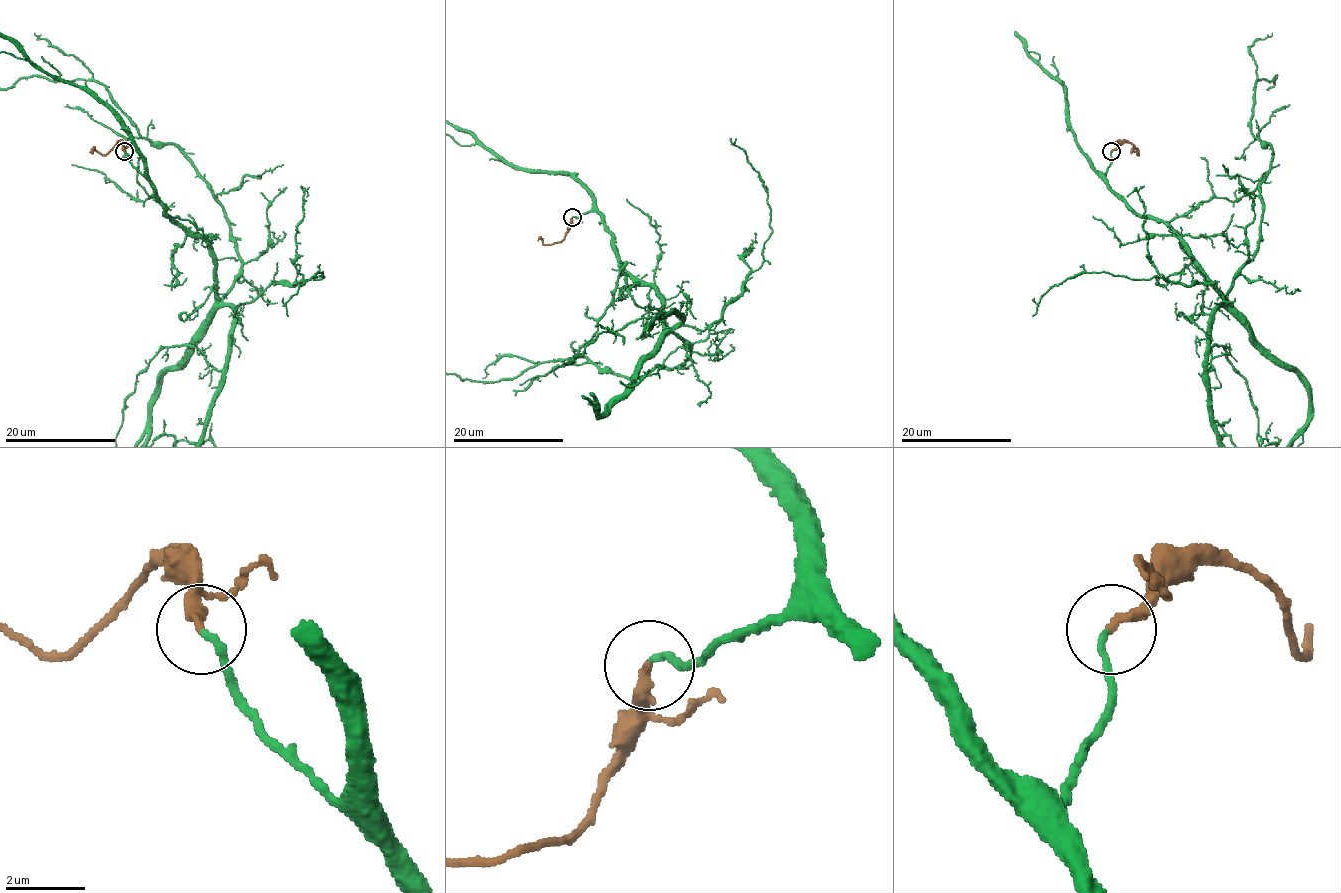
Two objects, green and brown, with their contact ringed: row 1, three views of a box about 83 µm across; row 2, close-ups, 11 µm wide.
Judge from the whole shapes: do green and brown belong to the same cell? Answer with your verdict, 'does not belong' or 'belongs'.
belongs

